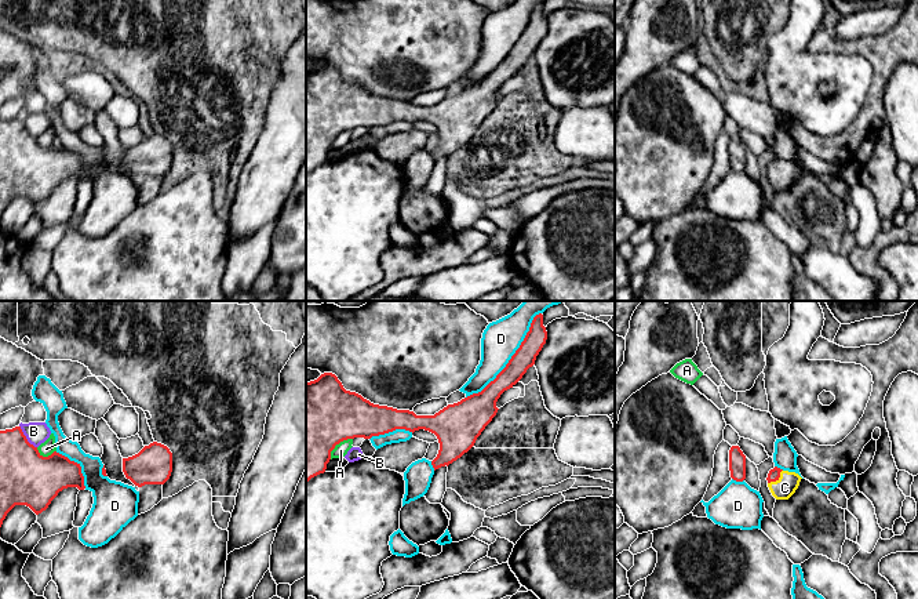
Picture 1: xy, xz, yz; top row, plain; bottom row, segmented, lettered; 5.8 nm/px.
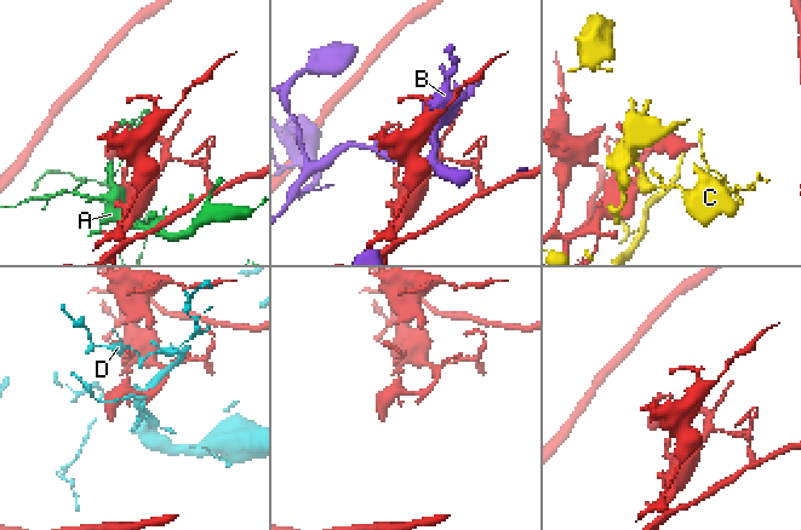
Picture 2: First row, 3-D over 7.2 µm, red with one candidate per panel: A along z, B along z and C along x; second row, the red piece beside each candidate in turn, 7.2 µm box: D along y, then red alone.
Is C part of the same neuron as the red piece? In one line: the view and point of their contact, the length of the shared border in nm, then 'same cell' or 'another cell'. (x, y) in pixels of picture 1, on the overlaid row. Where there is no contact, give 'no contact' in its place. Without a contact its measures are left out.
contact yz (776, 479); length 120 nm; same cell

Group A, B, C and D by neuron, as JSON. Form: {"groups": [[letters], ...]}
{"groups": [["A"], ["B"], ["C"], ["D"]]}

